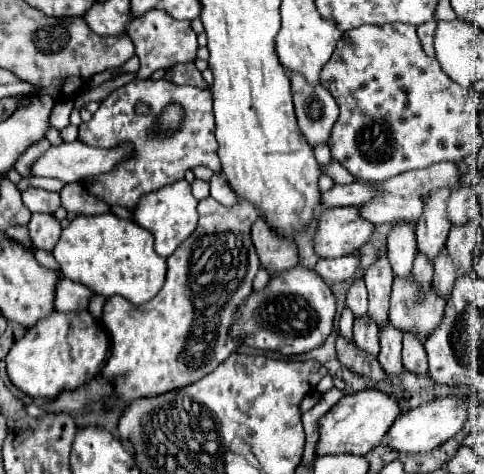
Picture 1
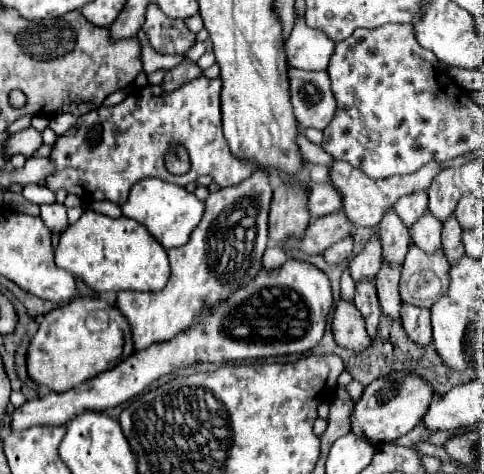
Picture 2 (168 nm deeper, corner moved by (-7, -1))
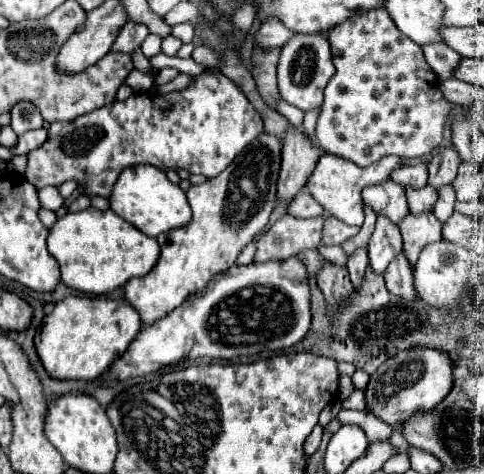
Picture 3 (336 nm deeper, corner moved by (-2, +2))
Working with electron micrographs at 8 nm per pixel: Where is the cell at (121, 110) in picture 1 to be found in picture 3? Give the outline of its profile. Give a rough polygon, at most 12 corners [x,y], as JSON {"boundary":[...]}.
{"boundary":[[211,67],[181,91],[51,123],[37,189],[111,195],[149,163],[211,179],[261,131]]}

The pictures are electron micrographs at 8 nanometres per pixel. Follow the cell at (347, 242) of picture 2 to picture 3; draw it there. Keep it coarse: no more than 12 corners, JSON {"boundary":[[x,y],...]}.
{"boundary":[[327,217],[323,245],[341,245],[359,233],[359,227]]}

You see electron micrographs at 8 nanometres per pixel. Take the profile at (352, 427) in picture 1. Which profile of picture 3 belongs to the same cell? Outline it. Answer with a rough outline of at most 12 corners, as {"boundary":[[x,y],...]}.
{"boundary":[[409,349],[369,379],[369,413],[399,425],[451,391],[451,359]]}

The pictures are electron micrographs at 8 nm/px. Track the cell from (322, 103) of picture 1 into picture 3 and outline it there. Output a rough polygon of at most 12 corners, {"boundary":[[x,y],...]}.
{"boundary":[[327,37],[283,45],[281,97],[301,111],[323,105],[333,77]]}

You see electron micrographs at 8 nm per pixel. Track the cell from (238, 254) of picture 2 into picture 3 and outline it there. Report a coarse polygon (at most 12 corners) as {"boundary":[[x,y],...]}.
{"boundary":[[261,133],[191,185],[191,223],[125,283],[145,325],[169,315],[269,223],[279,139]]}

